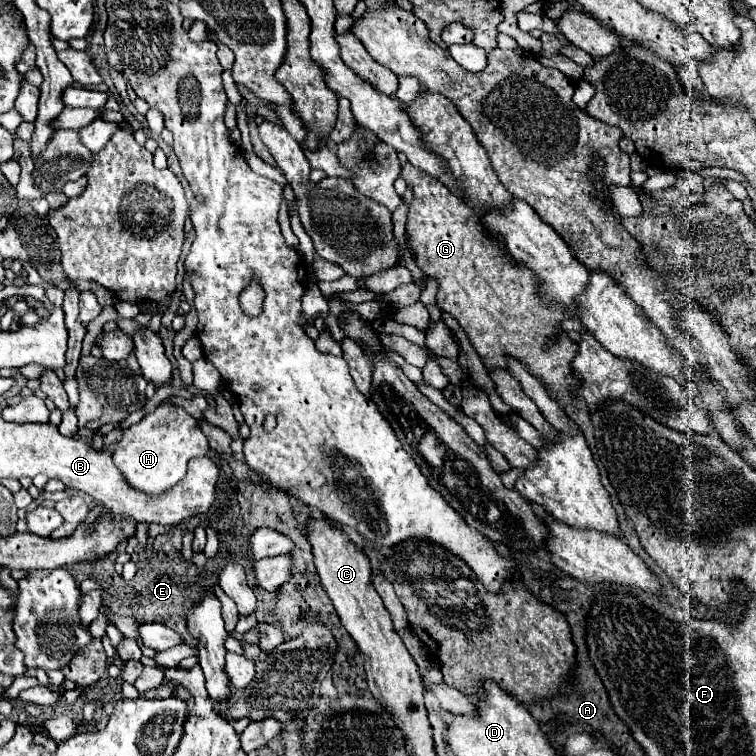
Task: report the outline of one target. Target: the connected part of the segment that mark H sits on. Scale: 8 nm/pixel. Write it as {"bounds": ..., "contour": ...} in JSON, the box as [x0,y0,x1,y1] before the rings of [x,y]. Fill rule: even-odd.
{"bounds":[112,400,210,496],"contour":[[[164,400],[142,422],[124,430],[124,438],[112,448],[112,458],[130,486],[158,496],[186,476],[186,464],[190,458],[206,456],[208,450],[210,444],[200,428],[200,420],[188,414],[182,406]]]}

